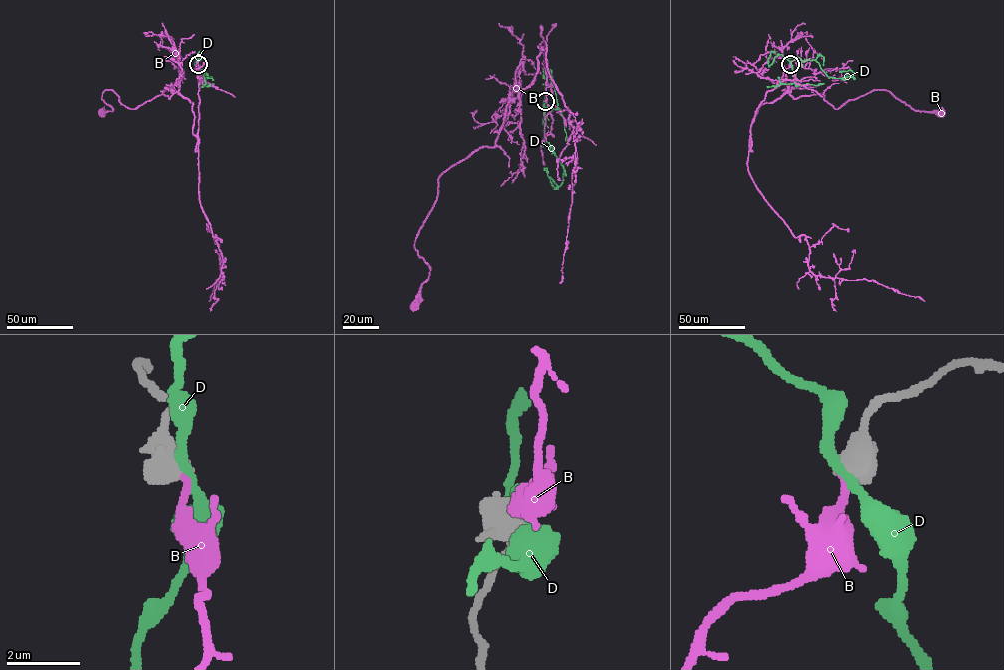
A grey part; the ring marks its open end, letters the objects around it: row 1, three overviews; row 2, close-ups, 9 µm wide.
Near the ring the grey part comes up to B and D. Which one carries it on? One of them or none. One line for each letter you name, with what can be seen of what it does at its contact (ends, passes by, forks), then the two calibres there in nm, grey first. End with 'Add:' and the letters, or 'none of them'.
B: it ends; calibres 700 and 190 nm
Add: B

